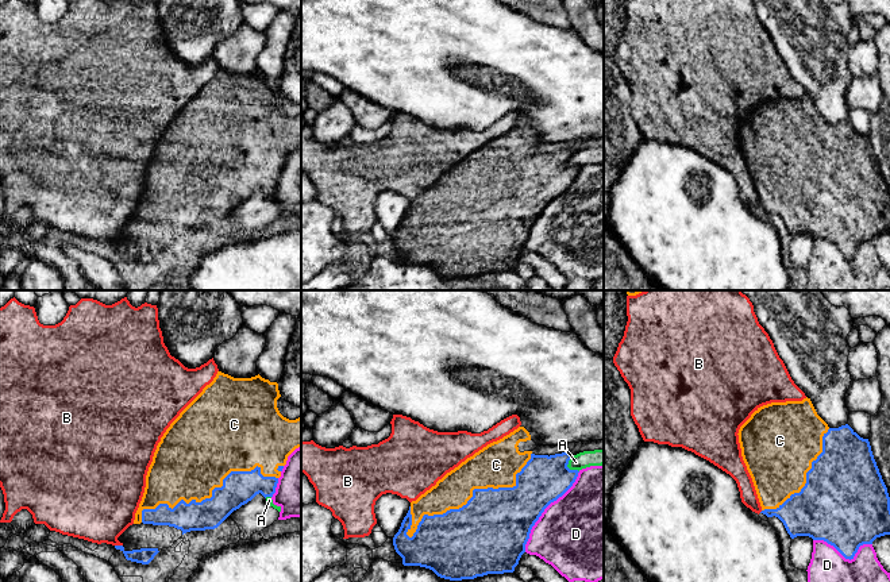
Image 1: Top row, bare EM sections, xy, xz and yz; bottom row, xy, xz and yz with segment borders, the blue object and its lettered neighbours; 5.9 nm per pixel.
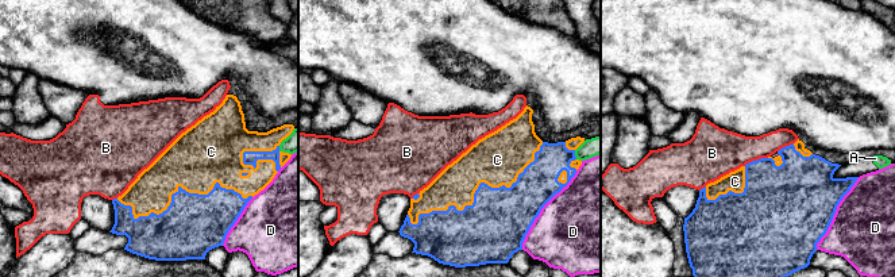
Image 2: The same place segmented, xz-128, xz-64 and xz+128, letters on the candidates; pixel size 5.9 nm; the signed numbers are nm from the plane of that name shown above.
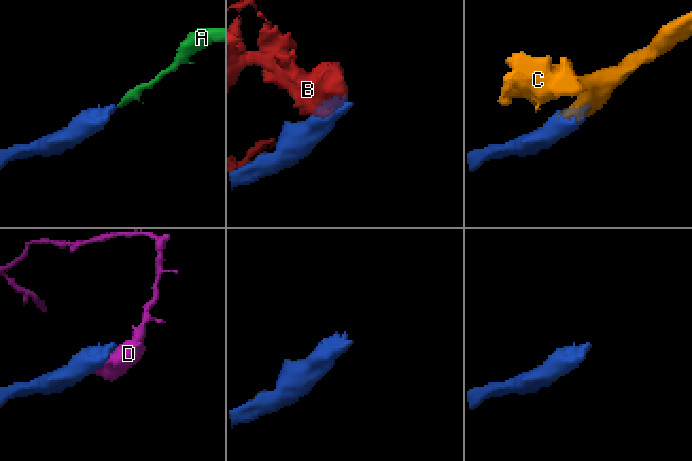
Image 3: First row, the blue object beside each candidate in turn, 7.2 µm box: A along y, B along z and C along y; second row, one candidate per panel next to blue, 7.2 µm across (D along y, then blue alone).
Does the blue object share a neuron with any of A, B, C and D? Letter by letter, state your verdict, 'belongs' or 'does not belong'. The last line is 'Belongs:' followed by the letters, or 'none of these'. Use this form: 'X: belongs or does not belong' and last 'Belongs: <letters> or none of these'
A: does not belong
B: does not belong
C: belongs
D: does not belong
Belongs: C

